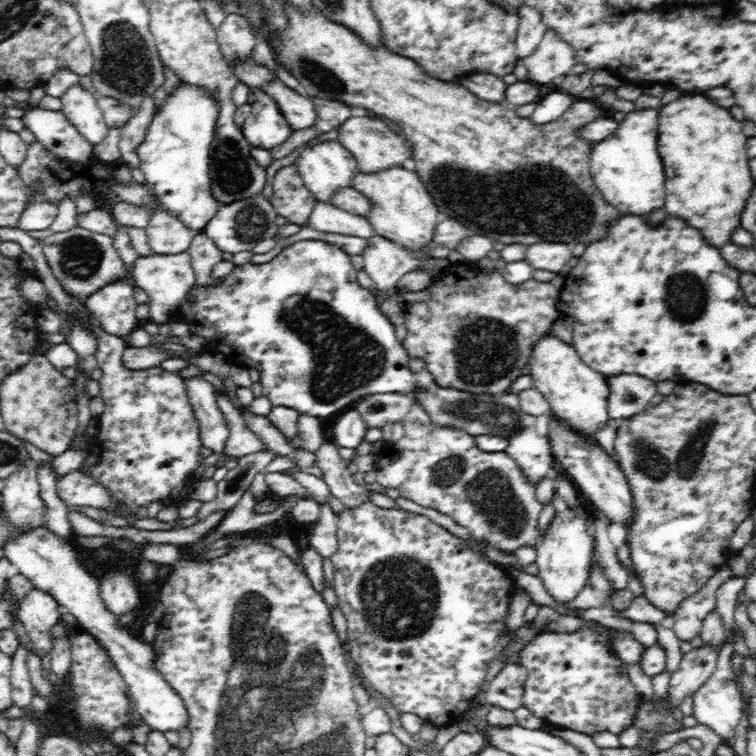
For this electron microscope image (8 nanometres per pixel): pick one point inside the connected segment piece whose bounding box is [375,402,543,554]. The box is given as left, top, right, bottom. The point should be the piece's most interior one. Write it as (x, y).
(442, 468)

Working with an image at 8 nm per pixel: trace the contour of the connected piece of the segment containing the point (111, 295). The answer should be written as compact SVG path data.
M115 281L84 300L87 312L108 334L123 338L138 328L134 290L126 281Z

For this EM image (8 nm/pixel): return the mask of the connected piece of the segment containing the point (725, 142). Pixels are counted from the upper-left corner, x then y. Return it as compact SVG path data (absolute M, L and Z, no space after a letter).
M682 96L660 108L660 128L658 128L658 152L664 160L666 170L666 206L664 211L670 215L678 214L682 220L701 232L706 243L712 248L730 243L734 230L740 228L740 216L752 192L755 179L748 174L746 156L746 136L742 134L742 124L734 116L708 100L706 96Z

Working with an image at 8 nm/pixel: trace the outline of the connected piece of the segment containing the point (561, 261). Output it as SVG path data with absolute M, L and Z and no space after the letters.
M540 242L528 246L525 260L532 266L534 270L547 272L560 272L566 270L570 258L573 253L568 244L560 244L560 242Z

